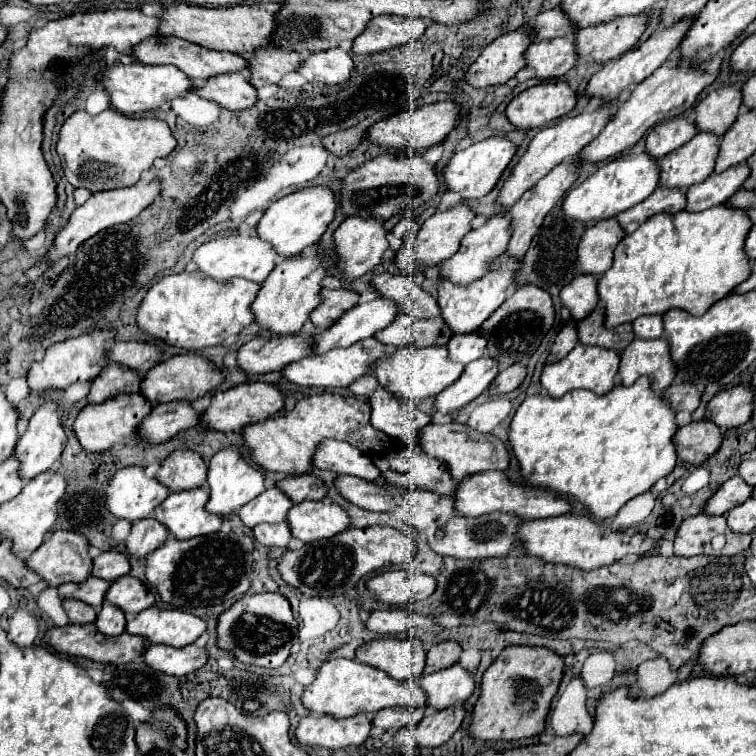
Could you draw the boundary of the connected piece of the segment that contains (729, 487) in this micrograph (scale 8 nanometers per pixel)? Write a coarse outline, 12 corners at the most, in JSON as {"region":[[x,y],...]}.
{"region":[[742,478],[726,480],[704,504],[704,514],[720,516],[752,494]]}

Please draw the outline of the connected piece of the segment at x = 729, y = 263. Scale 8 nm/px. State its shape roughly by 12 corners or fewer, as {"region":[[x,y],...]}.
{"region":[[726,204],[656,214],[598,278],[604,328],[702,316],[750,276]]}

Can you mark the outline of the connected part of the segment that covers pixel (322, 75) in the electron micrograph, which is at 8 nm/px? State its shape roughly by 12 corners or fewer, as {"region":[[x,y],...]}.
{"region":[[340,46],[310,54],[298,72],[308,82],[342,84],[352,58]]}

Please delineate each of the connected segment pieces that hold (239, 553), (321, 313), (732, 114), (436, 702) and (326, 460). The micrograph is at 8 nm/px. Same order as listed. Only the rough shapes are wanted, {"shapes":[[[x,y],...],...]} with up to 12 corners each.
{"shapes":[[[170,536],[146,556],[166,608],[248,590],[254,538]],[[324,288],[310,314],[316,328],[330,326],[358,302],[344,288]],[[712,90],[694,106],[698,132],[722,136],[740,110],[740,90]],[[454,664],[420,680],[426,706],[460,706],[474,678]],[[348,442],[316,446],[312,464],[370,482],[380,470]]]}

